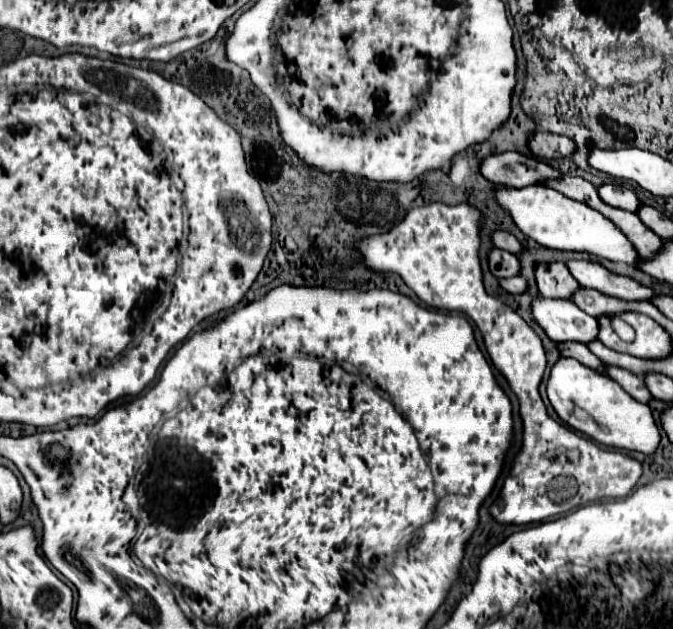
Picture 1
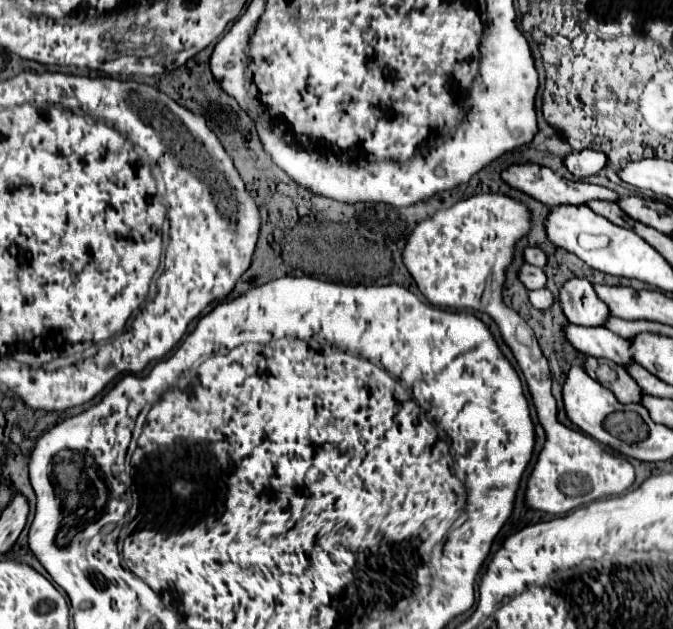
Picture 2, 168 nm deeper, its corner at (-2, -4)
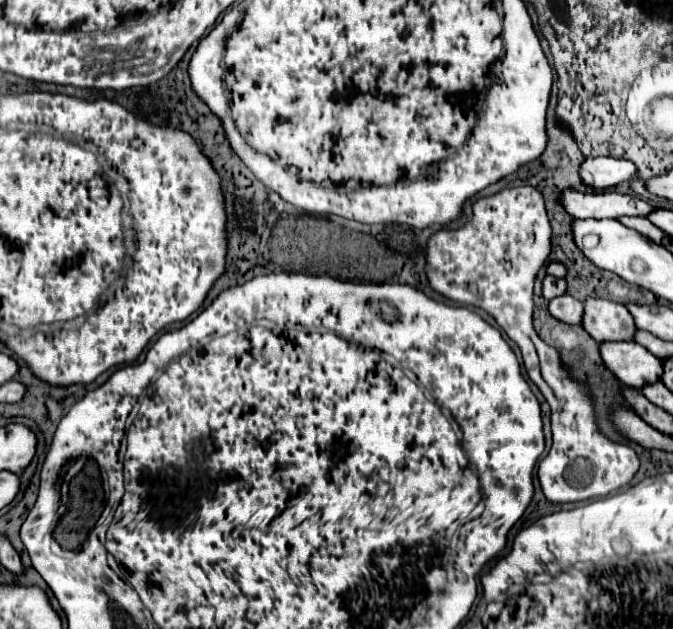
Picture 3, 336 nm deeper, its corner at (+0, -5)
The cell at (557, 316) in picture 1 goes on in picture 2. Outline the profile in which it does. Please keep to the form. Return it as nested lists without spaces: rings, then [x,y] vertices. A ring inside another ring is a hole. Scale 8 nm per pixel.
[[[567,324],[567,326],[563,326],[563,332],[565,332],[567,342],[575,350],[579,350],[587,356],[607,358],[607,360],[613,360],[617,364],[633,362],[629,340],[613,334],[605,326],[593,326],[591,328],[591,326]]]

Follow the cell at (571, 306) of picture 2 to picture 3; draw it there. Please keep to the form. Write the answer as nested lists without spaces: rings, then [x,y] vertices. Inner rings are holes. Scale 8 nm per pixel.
[[[587,299],[585,301],[585,331],[599,343],[605,341],[633,341],[637,325],[633,315],[625,305],[605,299]]]

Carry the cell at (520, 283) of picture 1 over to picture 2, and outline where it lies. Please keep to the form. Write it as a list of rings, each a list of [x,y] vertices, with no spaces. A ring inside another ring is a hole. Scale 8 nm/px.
[[[541,288],[541,290],[531,290],[531,292],[529,292],[529,302],[531,302],[535,308],[545,310],[545,308],[551,306],[553,296],[551,296],[551,292],[545,290],[545,288]]]

